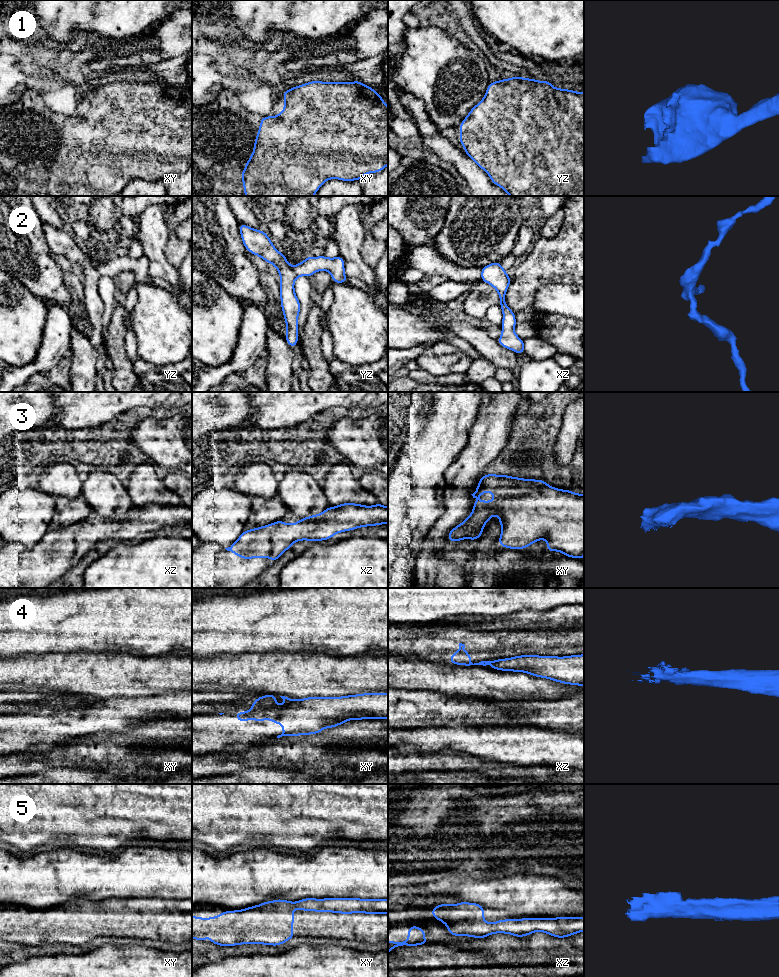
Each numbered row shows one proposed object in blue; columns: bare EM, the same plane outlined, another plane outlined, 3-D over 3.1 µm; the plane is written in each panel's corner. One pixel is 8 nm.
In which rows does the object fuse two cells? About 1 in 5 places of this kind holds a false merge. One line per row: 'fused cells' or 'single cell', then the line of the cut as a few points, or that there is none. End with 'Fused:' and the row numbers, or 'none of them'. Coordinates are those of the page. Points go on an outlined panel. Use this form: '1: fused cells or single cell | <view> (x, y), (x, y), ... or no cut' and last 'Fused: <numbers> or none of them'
1: single cell | no cut
2: single cell | no cut
3: single cell | no cut
4: single cell | no cut
5: single cell | no cut
Fused: none of them

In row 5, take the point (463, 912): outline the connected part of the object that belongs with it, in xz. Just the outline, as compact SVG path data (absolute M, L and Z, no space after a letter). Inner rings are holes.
M478 903L439 904L431 908L431 914L448 927L450 935L479 939L496 933L521 938L538 931L556 938L565 938L584 931L584 917L524 917L519 920L504 919L487 923L484 921L484 907Z

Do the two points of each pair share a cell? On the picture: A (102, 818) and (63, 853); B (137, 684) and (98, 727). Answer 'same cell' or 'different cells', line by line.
A: different cells
B: different cells

